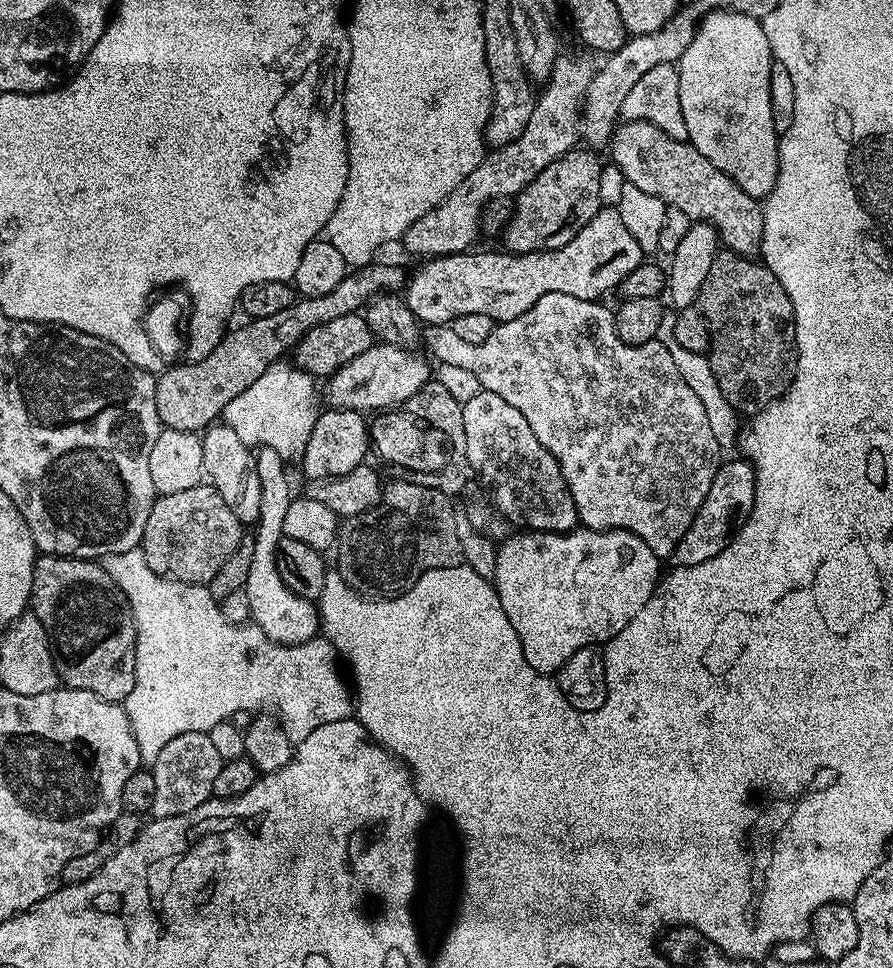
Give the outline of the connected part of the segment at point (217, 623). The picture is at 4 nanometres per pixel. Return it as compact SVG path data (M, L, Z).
M132 548L129 552L123 552L122 554L103 557L102 563L106 574L110 574L110 578L114 578L114 582L118 586L118 590L122 590L122 594L130 606L132 617L136 623L136 677L134 678L134 690L130 690L128 697L122 701L122 707L130 718L134 742L138 742L138 754L140 755L141 765L152 765L158 758L162 746L166 746L166 742L170 742L170 738L178 738L178 734L190 734L191 732L209 733L214 726L217 726L223 720L231 720L232 715L237 713L238 710L246 710L255 714L261 710L271 710L278 717L280 727L283 728L288 739L293 742L306 739L310 734L314 734L314 730L318 730L318 726L326 726L326 722L347 720L353 715L354 696L350 691L350 684L346 679L345 673L343 676L340 673L339 666L336 665L338 653L330 641L323 638L315 638L301 644L276 644L252 622L231 624L229 620L224 618L221 605L211 596L207 586L203 584L184 584L180 580L159 576L154 570L150 570L150 566L139 548Z

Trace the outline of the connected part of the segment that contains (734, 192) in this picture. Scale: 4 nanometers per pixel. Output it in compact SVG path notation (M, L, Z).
M624 120L612 134L611 163L619 166L625 181L652 194L664 205L682 210L693 222L716 227L721 245L740 256L755 257L764 241L764 209L736 180L731 180L710 158L702 158L693 144L670 138L645 120Z

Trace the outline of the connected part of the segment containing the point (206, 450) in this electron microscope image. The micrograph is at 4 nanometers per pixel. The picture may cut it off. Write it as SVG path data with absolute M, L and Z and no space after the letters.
M217 422L203 433L203 475L206 477L207 483L216 488L218 494L222 494L222 499L226 502L226 506L230 506L230 510L234 510L234 514L240 519L240 523L245 526L252 526L257 523L262 499L262 484L259 482L258 470L256 469L256 455L257 453L249 445L242 442L242 438L238 438L238 434L234 434L234 430L230 430L228 424Z

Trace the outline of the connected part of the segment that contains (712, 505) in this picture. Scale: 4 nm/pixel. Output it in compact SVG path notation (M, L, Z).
M725 459L714 474L714 482L710 482L710 494L706 494L706 502L702 502L694 522L690 522L690 530L686 530L686 534L682 534L682 542L674 546L671 563L678 568L689 568L719 554L731 542L733 535L744 525L745 518L750 514L754 506L755 485L756 475L749 460Z

